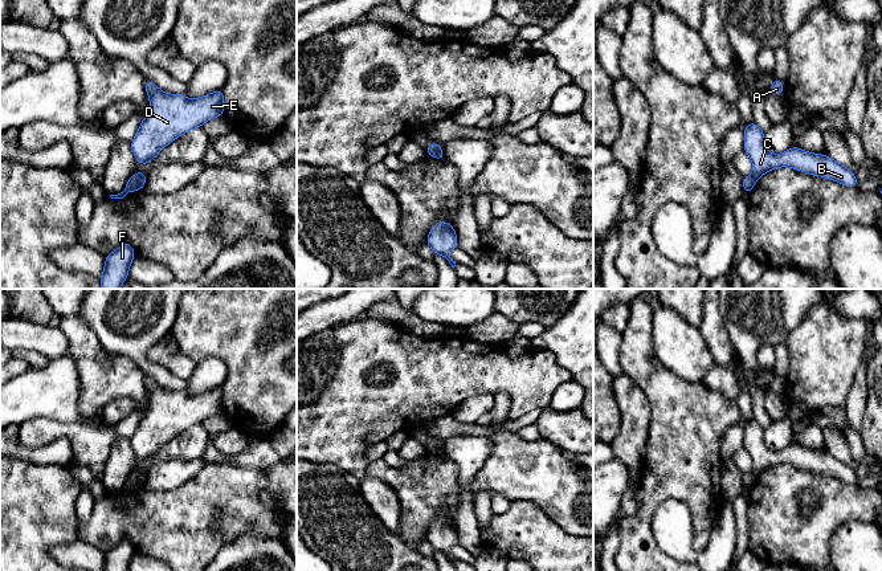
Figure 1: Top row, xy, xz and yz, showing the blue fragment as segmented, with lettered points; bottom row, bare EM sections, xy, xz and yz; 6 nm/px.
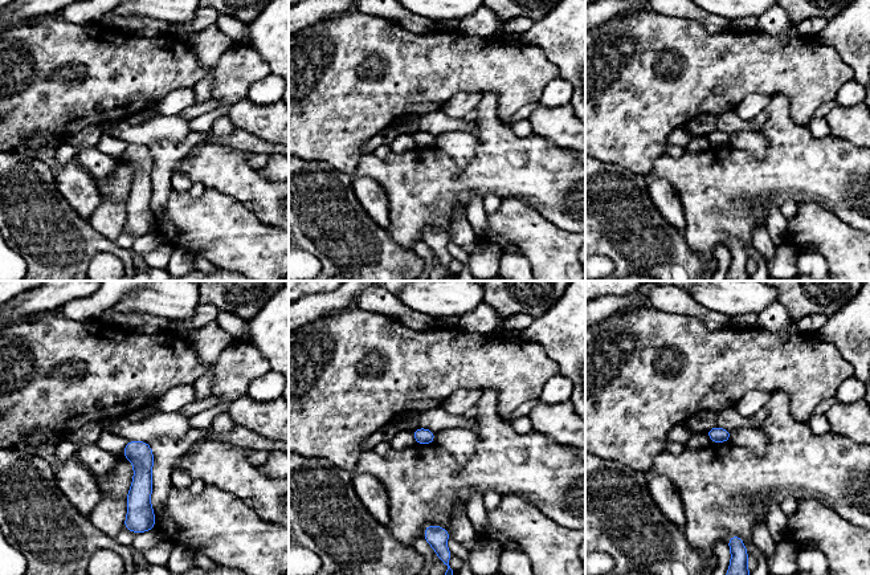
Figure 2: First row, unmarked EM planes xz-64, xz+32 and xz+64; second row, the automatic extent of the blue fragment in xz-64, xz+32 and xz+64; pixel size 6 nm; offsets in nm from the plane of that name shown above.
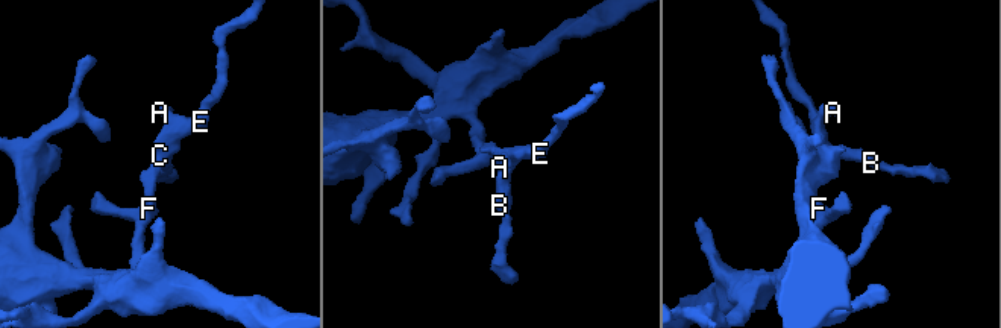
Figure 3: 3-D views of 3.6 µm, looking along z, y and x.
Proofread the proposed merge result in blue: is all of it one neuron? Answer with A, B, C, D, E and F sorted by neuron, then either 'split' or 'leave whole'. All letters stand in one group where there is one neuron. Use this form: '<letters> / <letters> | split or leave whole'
A B C D E / F | split

